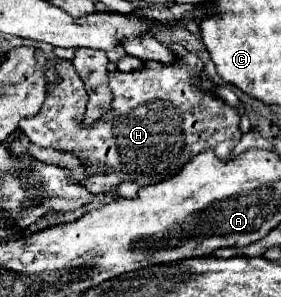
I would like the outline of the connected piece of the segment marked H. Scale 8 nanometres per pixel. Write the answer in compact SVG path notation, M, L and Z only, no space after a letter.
M171 44L169 48L179 54L179 62L171 66L145 62L139 72L125 74L115 70L109 74L113 108L91 128L81 126L87 104L85 86L73 64L69 60L59 60L57 74L61 80L51 84L51 90L47 90L47 98L39 114L19 122L19 130L23 130L37 146L67 150L79 156L89 174L89 180L83 182L83 186L95 194L123 182L149 186L169 180L191 158L205 150L213 150L219 160L229 160L231 150L241 140L239 112L217 96L199 94L189 76L193 70L191 64L201 64L201 60L181 44Z

